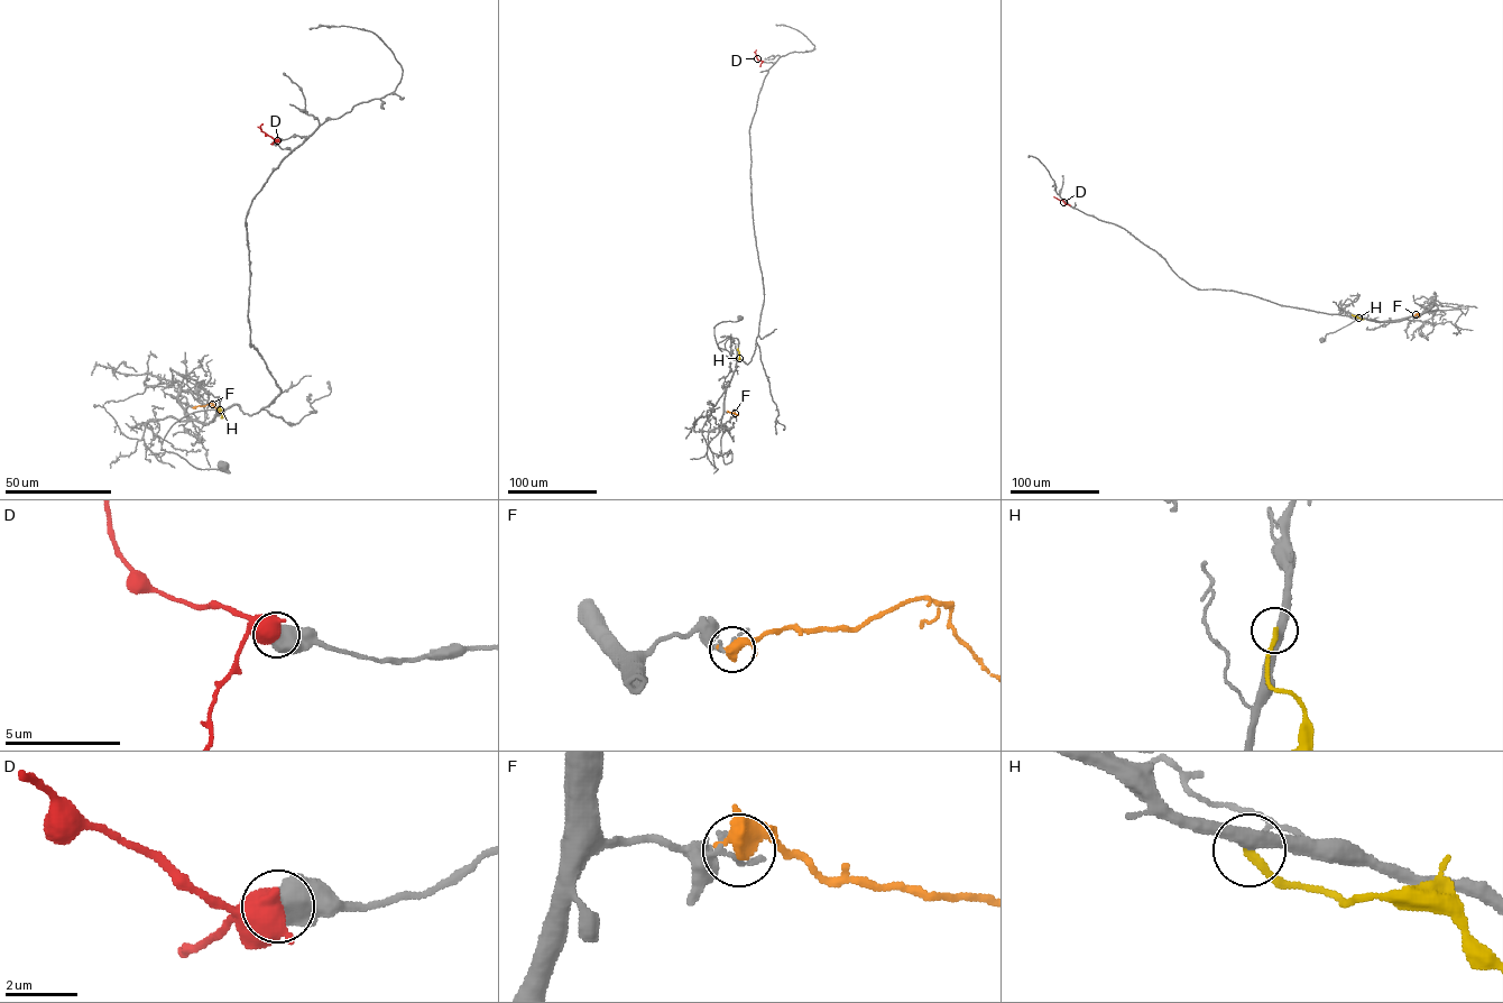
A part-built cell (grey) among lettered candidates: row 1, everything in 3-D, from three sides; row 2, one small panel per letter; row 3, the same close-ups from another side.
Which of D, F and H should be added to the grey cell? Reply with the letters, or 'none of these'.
none of these

